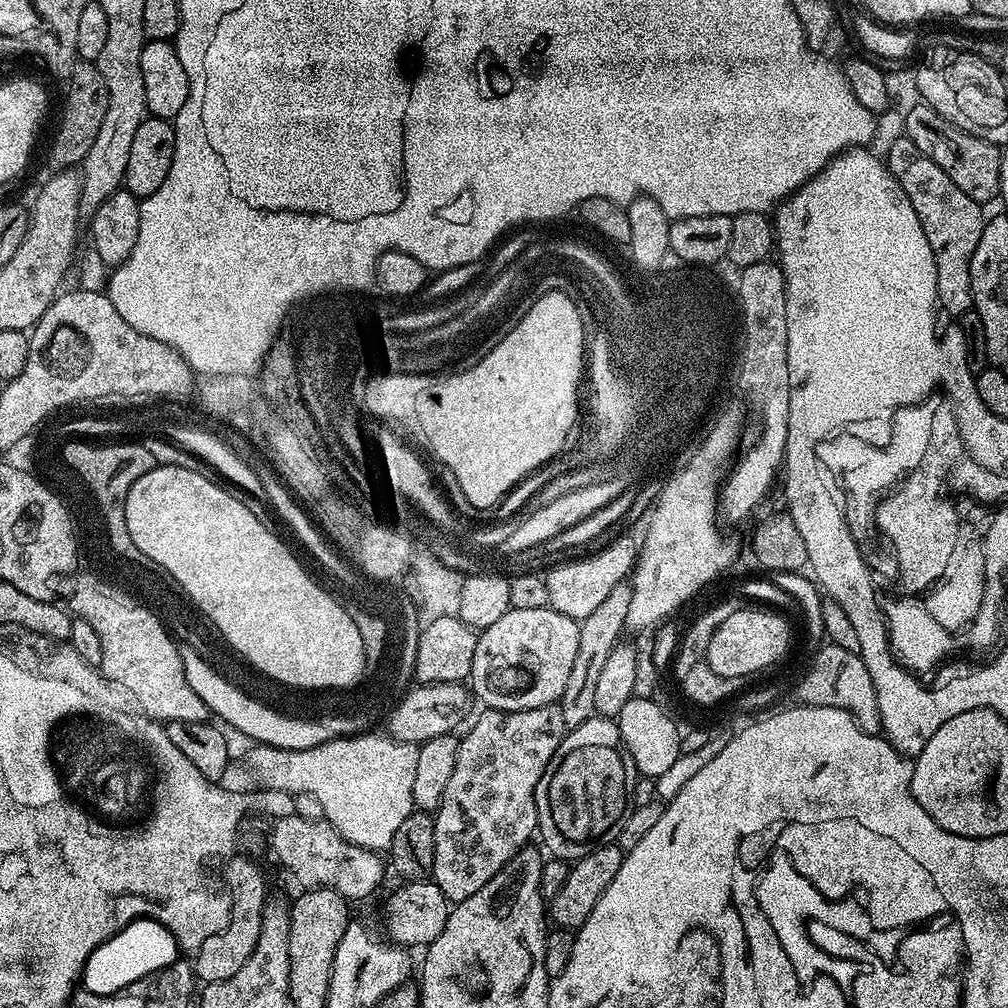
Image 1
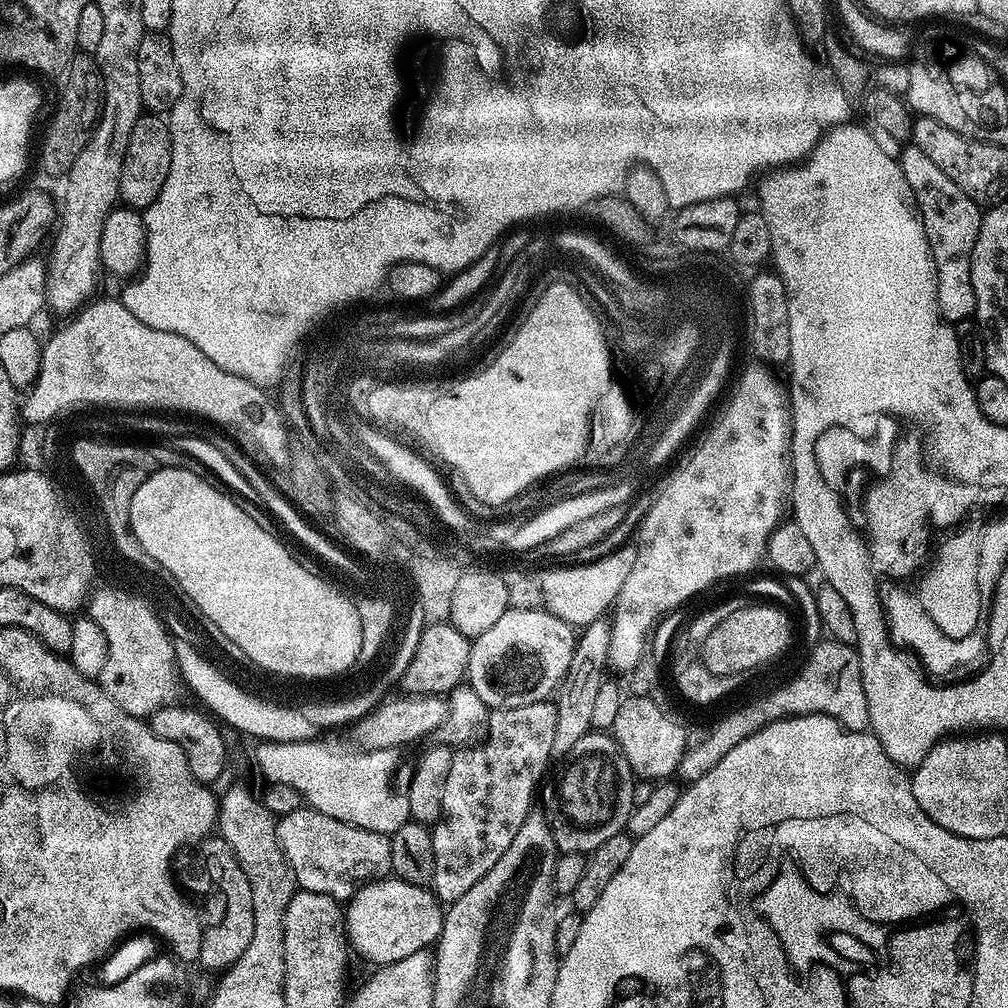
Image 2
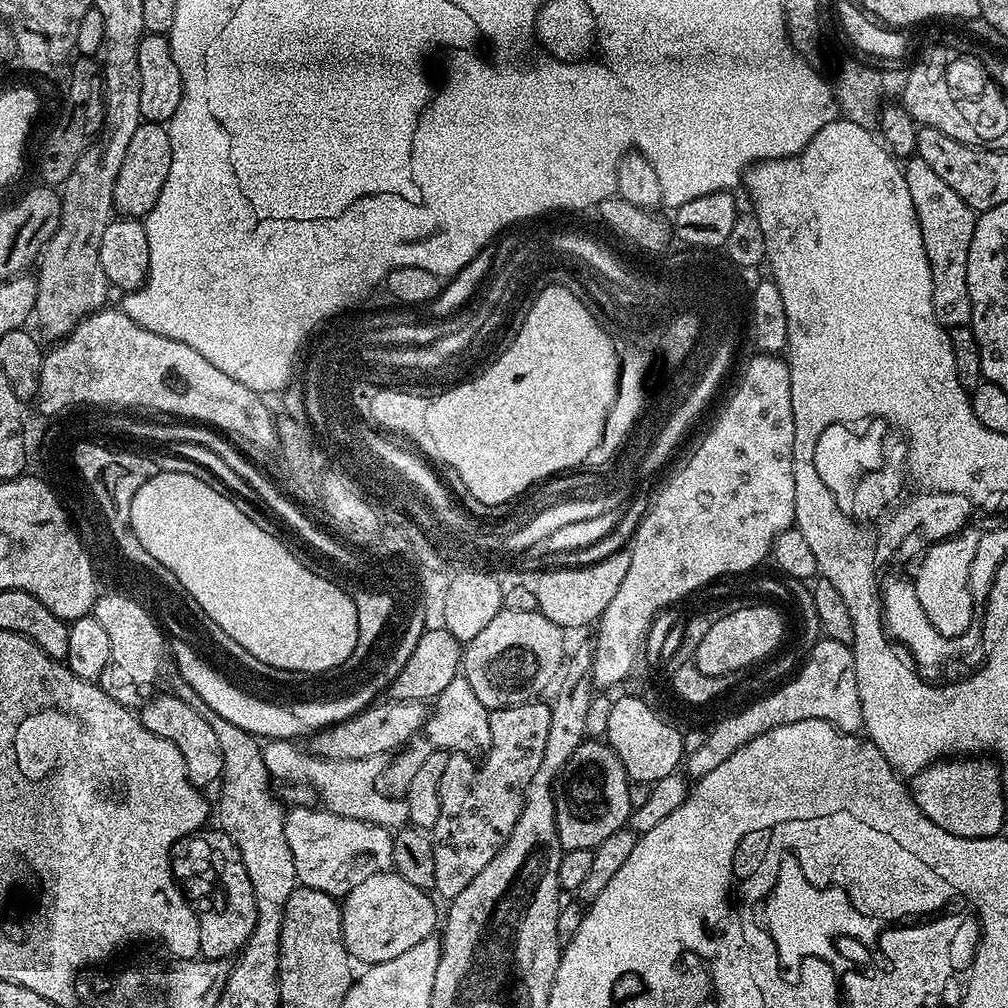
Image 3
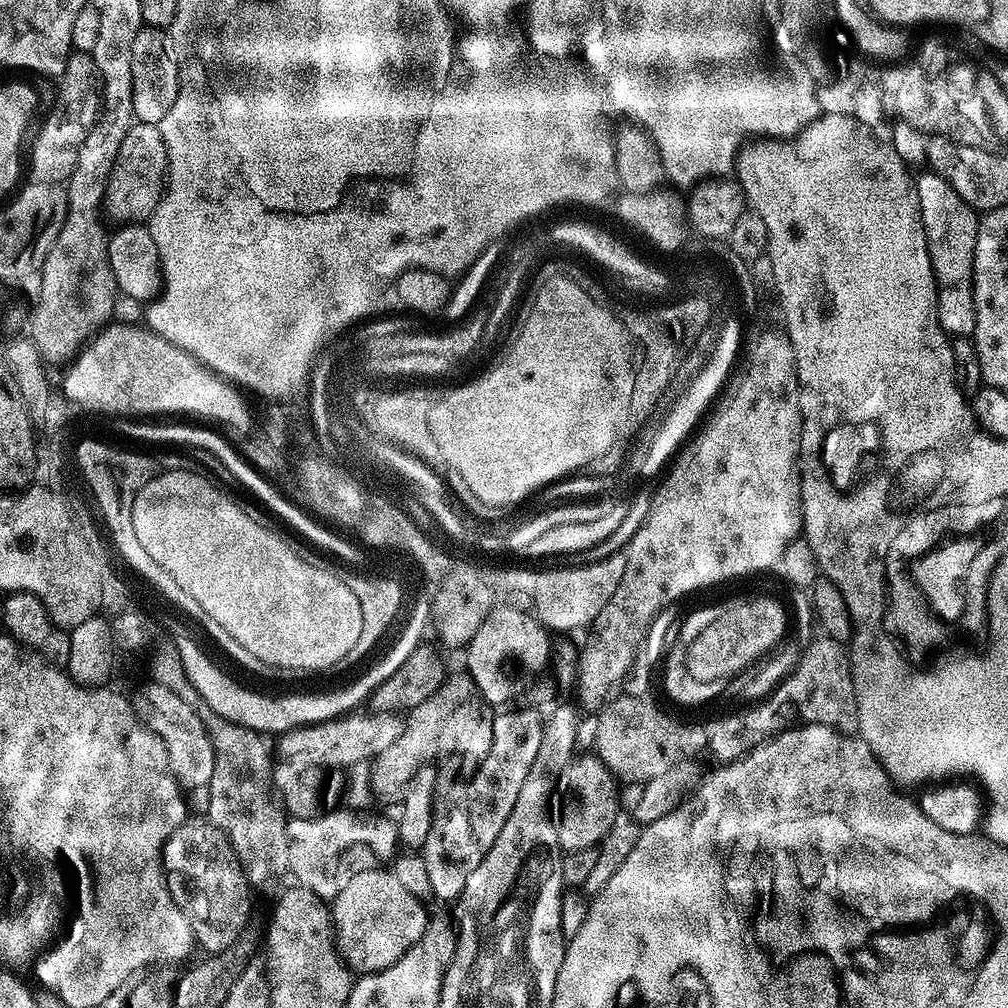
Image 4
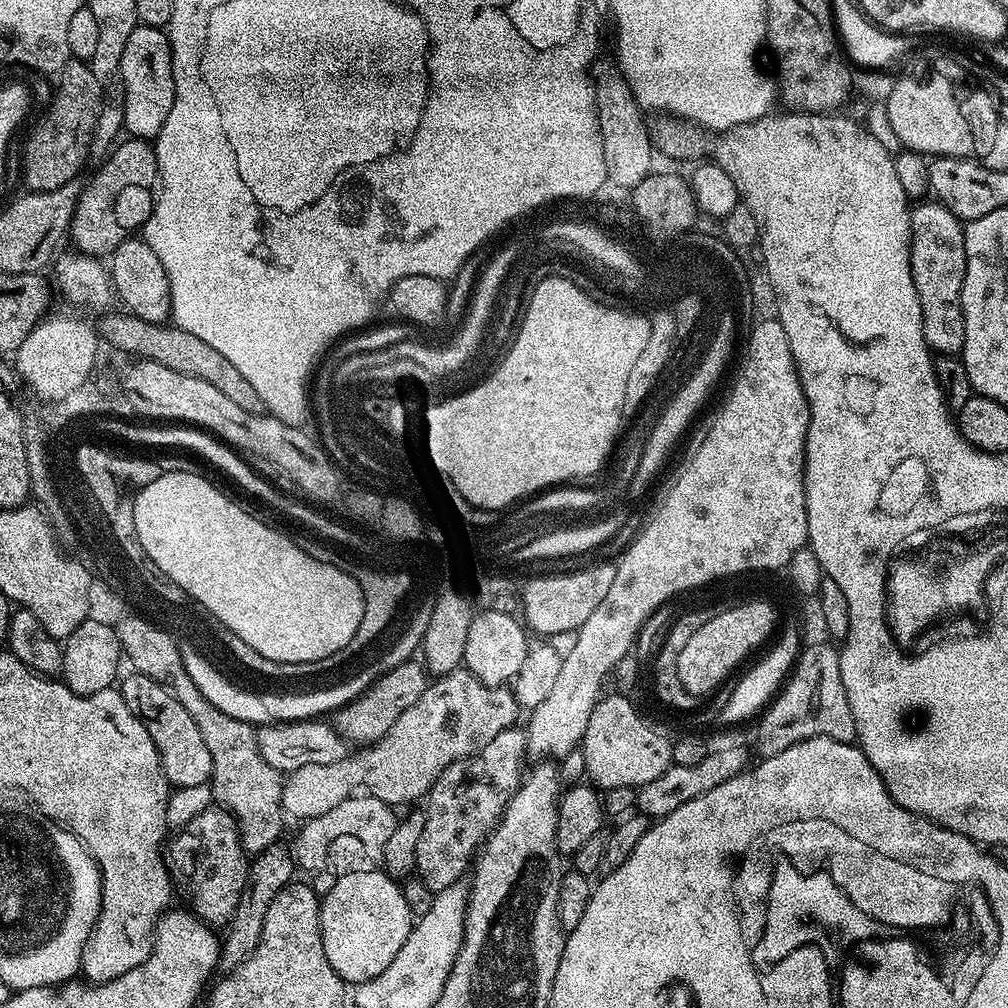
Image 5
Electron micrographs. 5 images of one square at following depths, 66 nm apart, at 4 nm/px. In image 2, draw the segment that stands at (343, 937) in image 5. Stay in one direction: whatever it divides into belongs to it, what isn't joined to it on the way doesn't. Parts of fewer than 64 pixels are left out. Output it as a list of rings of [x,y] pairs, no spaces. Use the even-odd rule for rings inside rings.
[[[399,878],[373,880],[360,886],[346,904],[346,936],[351,947],[356,948],[364,956],[369,956],[378,966],[398,962],[402,958],[410,958],[410,954],[431,949],[440,939],[440,931],[444,925],[445,909],[431,887],[422,884],[411,884]]]

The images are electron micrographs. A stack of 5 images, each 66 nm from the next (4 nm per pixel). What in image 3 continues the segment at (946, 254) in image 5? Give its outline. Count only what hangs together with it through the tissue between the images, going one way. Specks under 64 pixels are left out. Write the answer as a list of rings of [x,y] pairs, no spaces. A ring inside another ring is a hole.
[[[912,158],[903,165],[904,177],[910,186],[910,198],[914,198],[916,217],[922,230],[922,242],[926,246],[926,258],[932,275],[932,297],[937,318],[951,330],[967,325],[972,319],[972,303],[966,282],[966,266],[970,258],[970,242],[974,238],[977,213],[926,166],[919,158]]]

